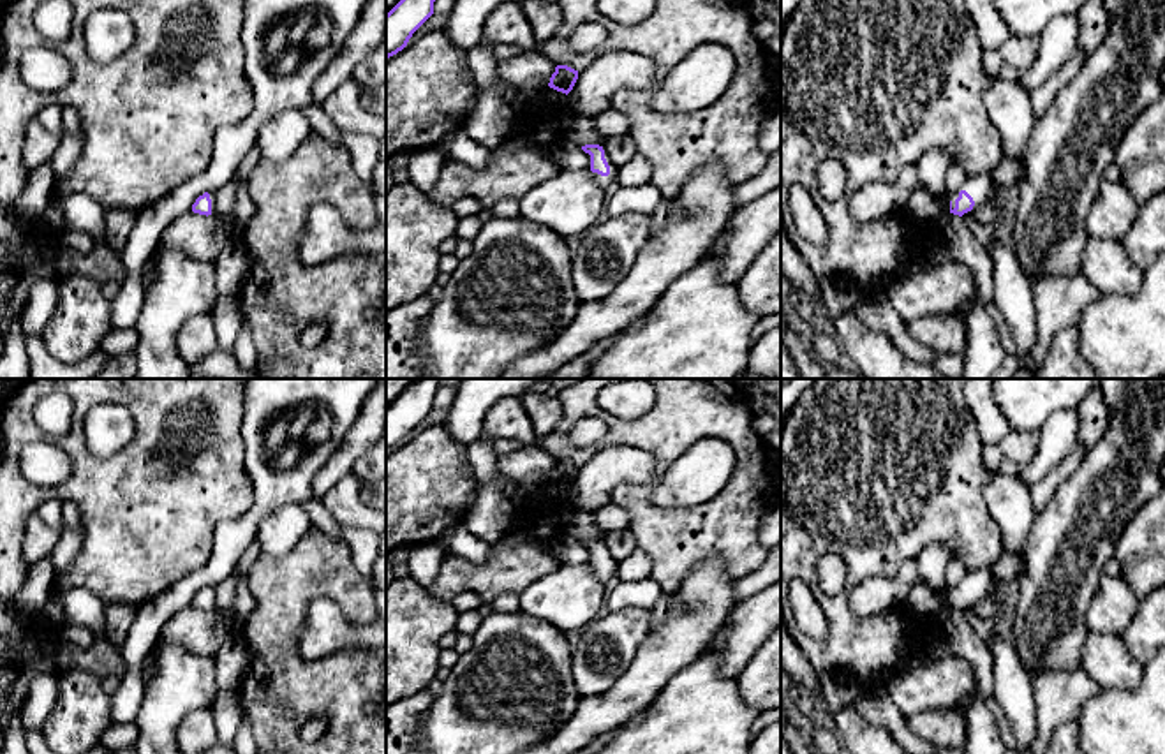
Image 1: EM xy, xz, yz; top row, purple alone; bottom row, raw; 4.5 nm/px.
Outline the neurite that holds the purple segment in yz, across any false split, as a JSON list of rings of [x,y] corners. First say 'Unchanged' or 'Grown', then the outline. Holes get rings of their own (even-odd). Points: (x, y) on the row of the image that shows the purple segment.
Grown. [[[991,173],[968,176],[957,192],[950,194],[950,213],[962,217],[978,208],[992,194]]]

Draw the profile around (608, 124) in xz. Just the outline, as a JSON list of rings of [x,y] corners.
[[[612,107],[592,118],[592,122],[603,139],[624,136],[631,129],[631,120],[624,113]]]

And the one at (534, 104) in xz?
[[[550,86],[520,90],[511,104],[516,123],[536,125],[550,118],[564,136],[573,123],[568,95]]]

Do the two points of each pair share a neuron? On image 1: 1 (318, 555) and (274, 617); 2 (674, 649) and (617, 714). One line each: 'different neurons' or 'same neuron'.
1: same neuron
2: same neuron

